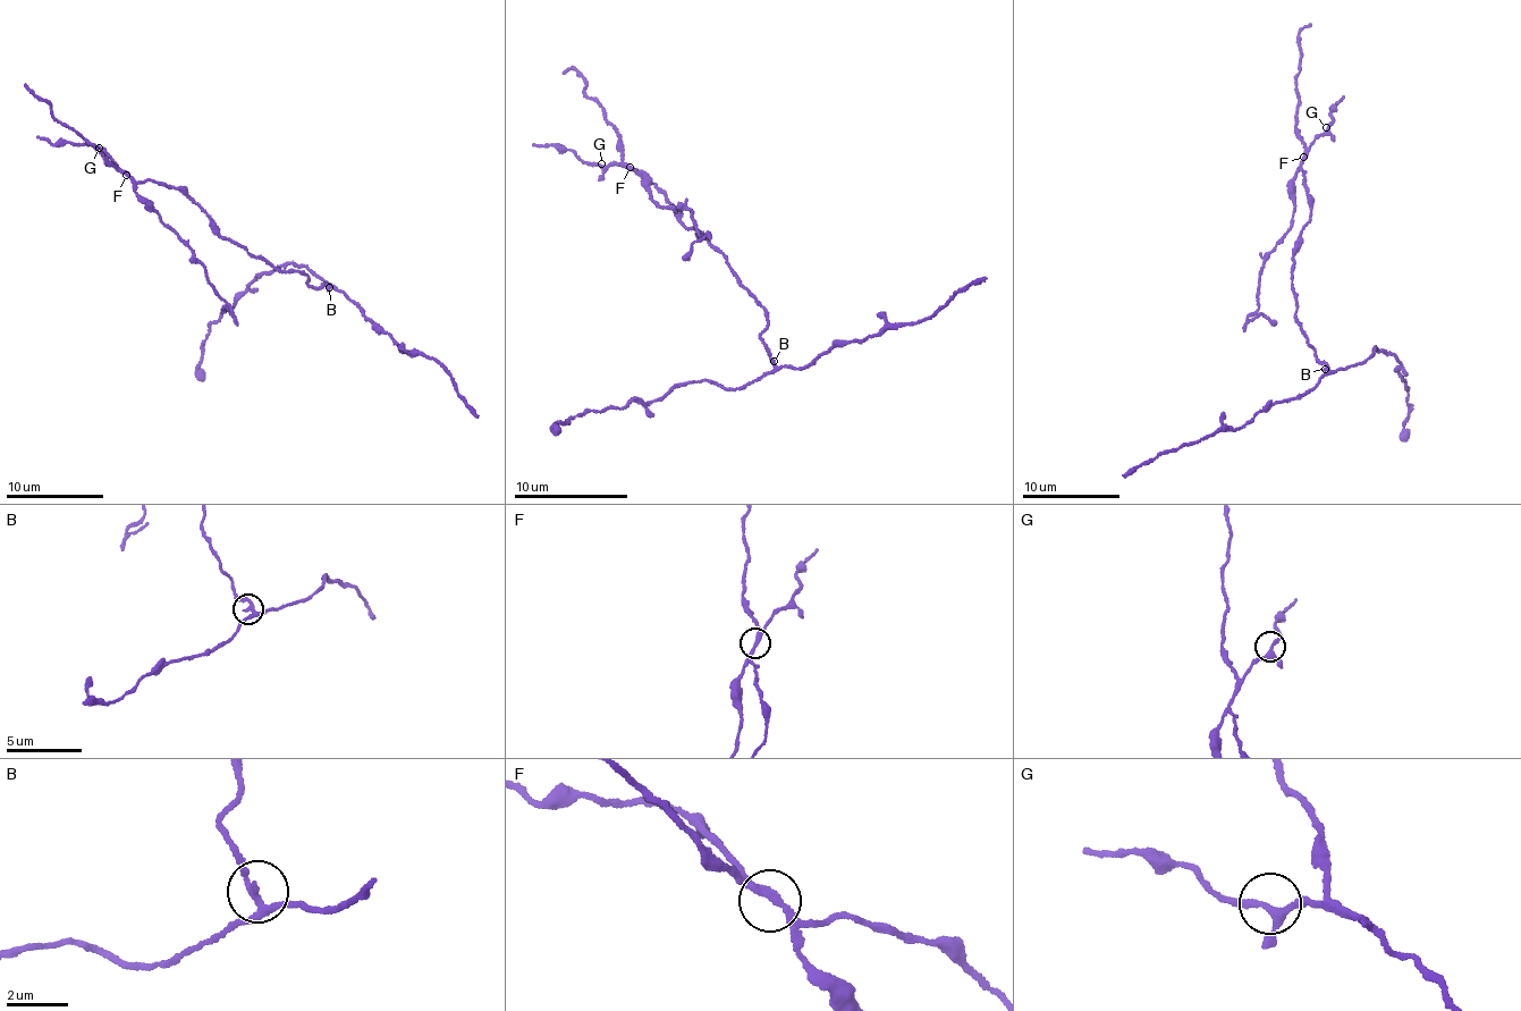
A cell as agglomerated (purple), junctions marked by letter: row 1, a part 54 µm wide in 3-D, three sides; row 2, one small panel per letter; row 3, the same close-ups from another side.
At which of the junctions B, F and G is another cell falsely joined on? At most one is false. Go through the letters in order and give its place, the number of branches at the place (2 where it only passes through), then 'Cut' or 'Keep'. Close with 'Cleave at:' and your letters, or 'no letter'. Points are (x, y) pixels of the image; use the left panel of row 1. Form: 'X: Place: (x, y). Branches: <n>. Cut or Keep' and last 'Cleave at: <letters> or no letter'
B: Place: (329, 287). Branches: 3. Keep
F: Place: (126, 175). Branches: 3. Cut
G: Place: (99, 148). Branches: 3. Keep
Cleave at: F

